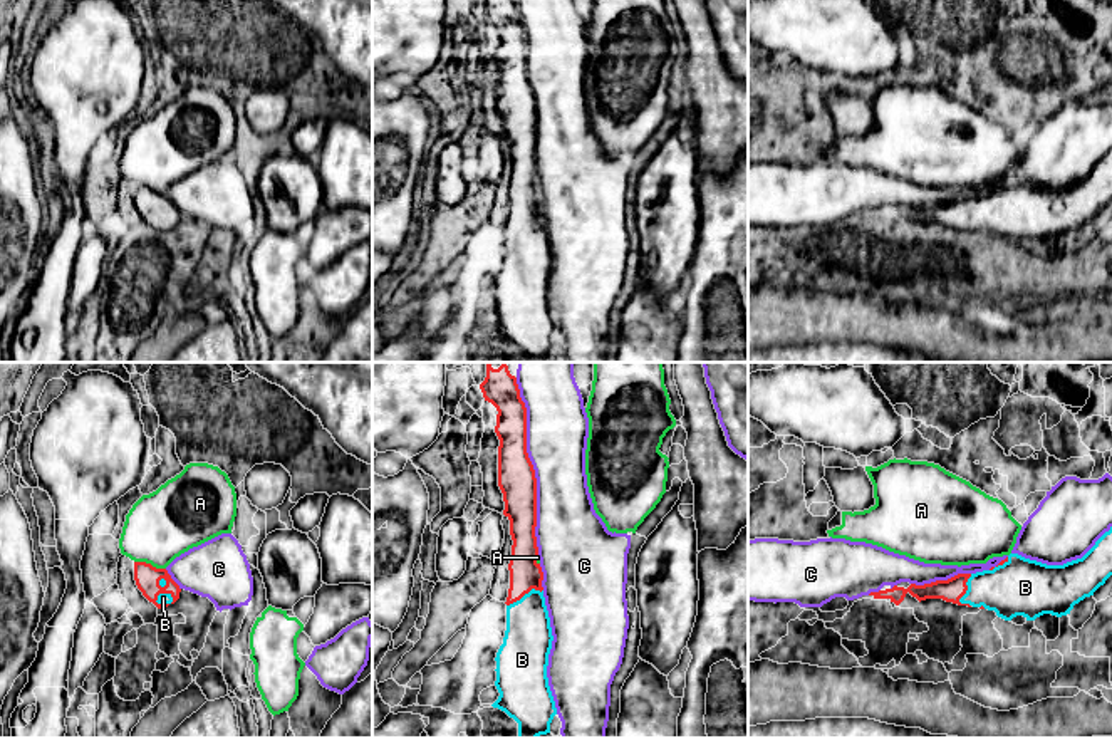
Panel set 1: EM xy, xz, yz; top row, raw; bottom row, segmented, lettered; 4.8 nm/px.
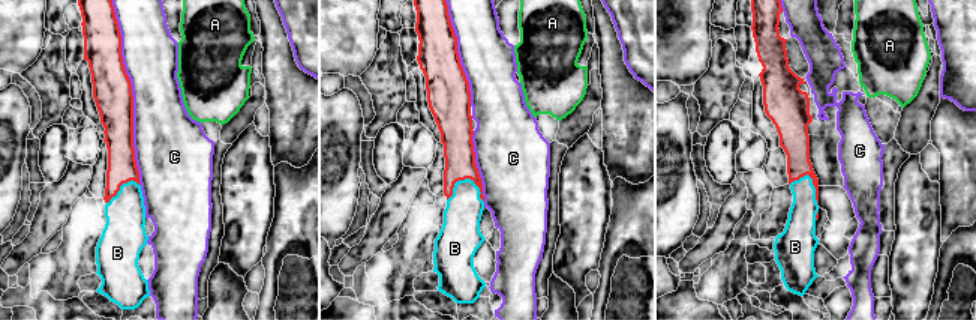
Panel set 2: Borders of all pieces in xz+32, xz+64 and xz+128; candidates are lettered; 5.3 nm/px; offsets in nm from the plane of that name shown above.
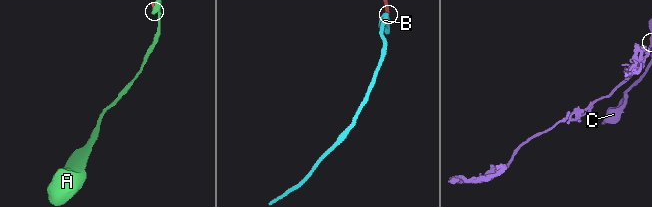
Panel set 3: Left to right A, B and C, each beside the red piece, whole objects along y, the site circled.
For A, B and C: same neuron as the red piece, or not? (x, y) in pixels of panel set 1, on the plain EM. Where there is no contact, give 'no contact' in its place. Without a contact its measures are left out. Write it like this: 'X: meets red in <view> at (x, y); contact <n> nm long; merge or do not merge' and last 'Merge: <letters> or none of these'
A: meets red in xy at (150, 188); contact 160 nm long; do not merge
B: meets red in yz at (965, 217); contact 160 nm long; merge
C: meets red in xz at (532, 91); contact 850 nm long; do not merge
Merge: B

